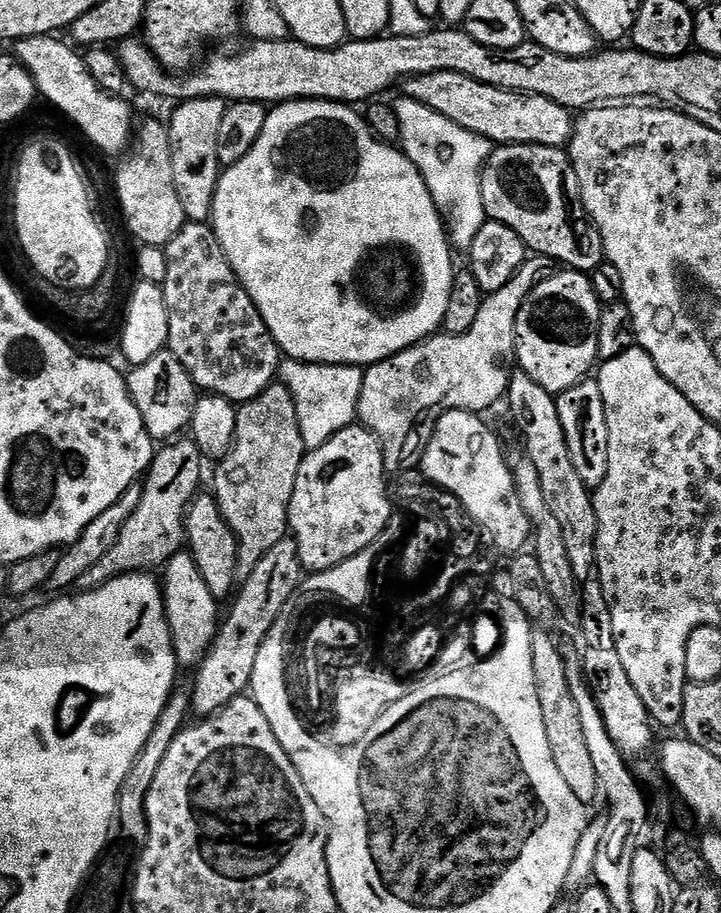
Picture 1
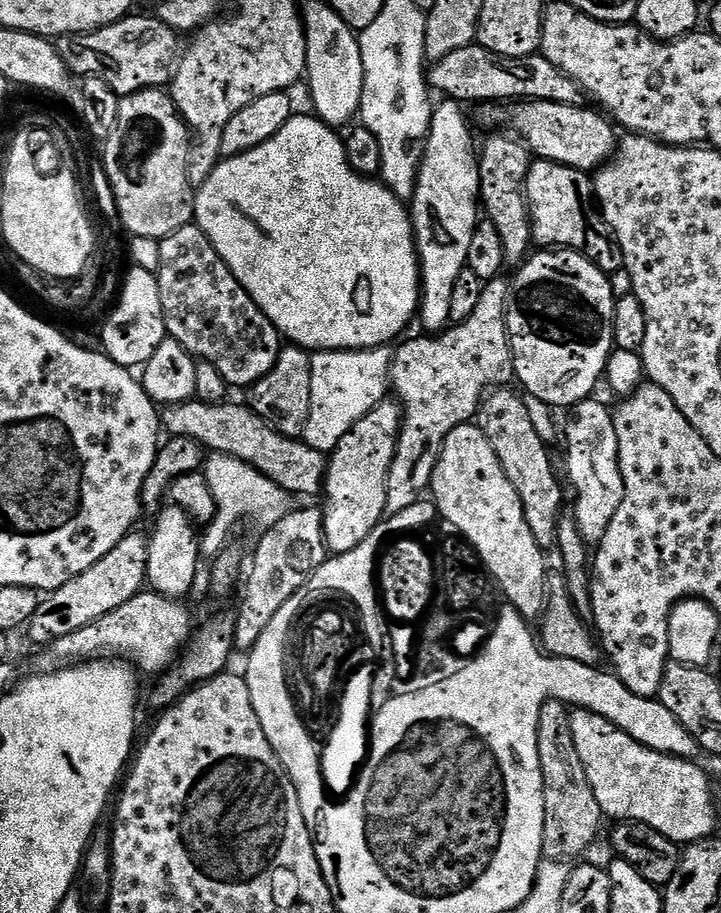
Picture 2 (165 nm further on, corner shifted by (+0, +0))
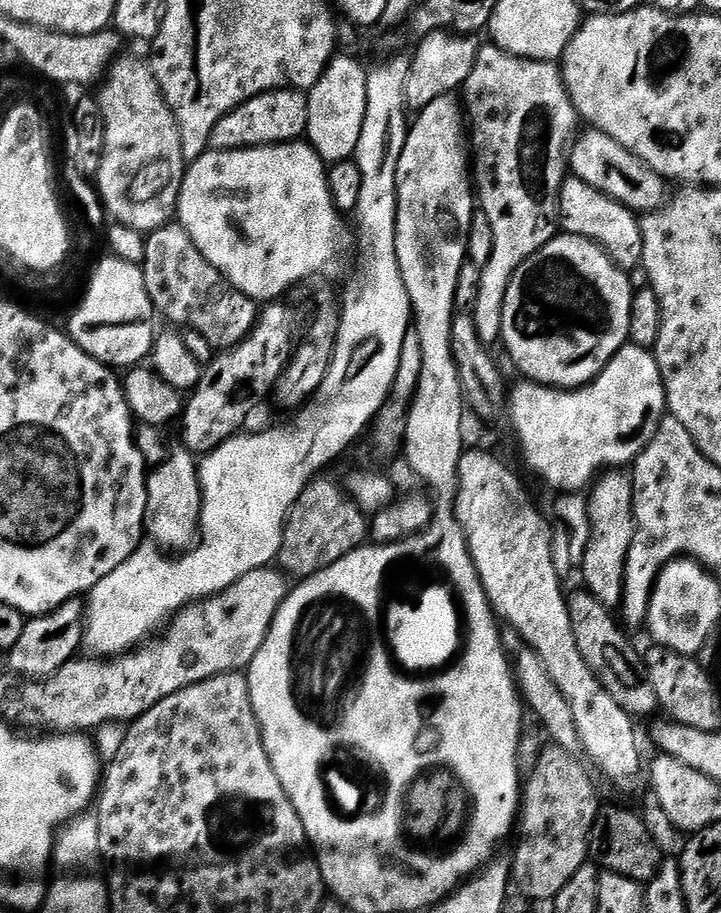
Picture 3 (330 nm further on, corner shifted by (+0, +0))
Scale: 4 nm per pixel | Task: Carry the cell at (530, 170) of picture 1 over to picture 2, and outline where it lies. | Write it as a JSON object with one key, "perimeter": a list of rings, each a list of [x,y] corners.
{"perimeter":[[[533,159],[528,165],[524,195],[528,197],[528,213],[532,215],[532,238],[537,245],[548,250],[580,252],[609,274],[624,267],[622,246],[618,246],[610,226],[600,215],[589,173],[553,160]]]}

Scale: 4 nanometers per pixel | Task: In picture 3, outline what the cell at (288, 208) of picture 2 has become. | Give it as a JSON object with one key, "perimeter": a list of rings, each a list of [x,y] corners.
{"perimeter":[[[293,142],[291,144],[268,144],[264,148],[240,148],[236,152],[213,152],[211,150],[191,161],[187,165],[180,191],[180,206],[178,223],[190,234],[194,246],[227,278],[238,290],[242,290],[251,300],[257,302],[276,302],[297,286],[303,285],[303,280],[319,274],[323,268],[328,268],[348,248],[348,228],[344,225],[345,217],[338,211],[332,201],[328,173],[323,158],[320,157],[311,144]]]}

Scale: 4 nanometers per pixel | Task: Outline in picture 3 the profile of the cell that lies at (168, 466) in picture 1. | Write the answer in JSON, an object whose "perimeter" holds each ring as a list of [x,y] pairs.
{"perimeter":[[[79,599],[68,600],[53,612],[45,616],[29,619],[22,630],[22,638],[18,638],[18,646],[7,653],[8,664],[24,676],[28,682],[43,682],[48,677],[62,670],[66,662],[70,662],[77,655],[76,652],[84,644],[84,629],[86,627],[86,608]]]}

